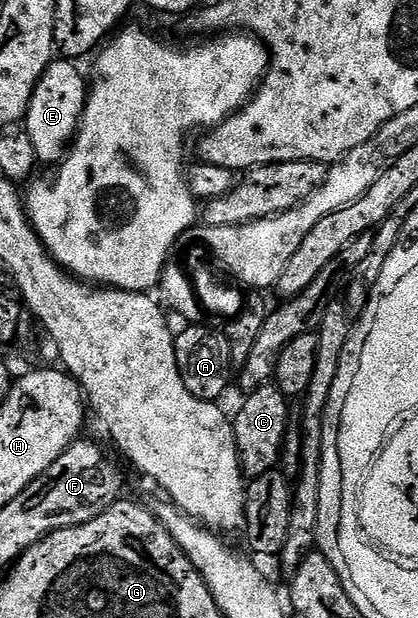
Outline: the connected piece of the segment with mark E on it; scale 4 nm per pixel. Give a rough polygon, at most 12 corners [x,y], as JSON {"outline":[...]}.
{"outline":[[53,59],[22,126],[41,165],[59,165],[90,91],[79,63]]}

